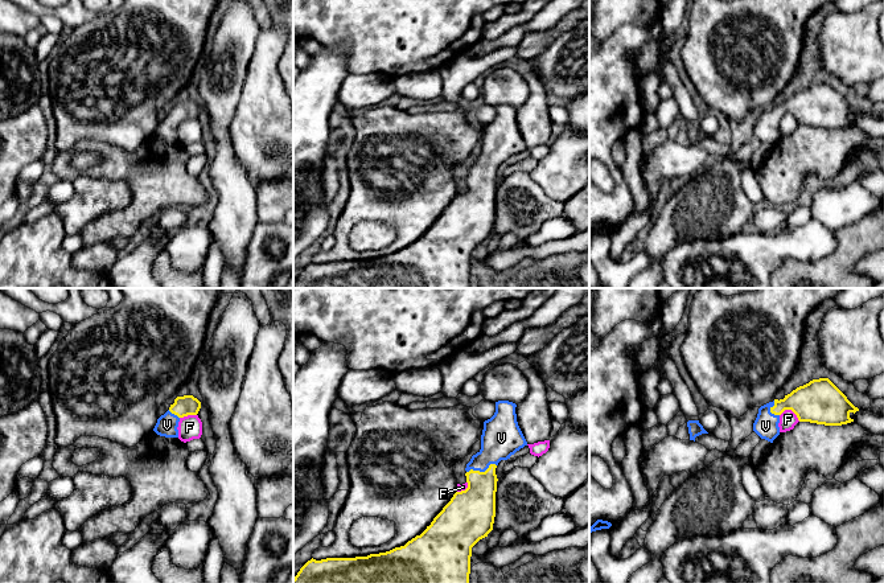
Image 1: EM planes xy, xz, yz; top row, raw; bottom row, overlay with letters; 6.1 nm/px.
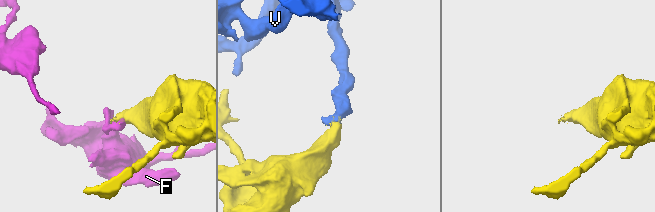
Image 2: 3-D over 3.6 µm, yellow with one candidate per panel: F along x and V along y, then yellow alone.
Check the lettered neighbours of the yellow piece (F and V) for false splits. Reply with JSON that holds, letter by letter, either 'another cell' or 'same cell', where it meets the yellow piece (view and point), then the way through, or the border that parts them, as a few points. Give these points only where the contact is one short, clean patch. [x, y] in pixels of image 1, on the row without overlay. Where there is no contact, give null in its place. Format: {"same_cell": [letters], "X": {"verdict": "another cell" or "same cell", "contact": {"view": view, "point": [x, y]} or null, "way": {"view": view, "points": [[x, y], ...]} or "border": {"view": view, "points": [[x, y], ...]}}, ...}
{"same_cell": ["V"], "F": {"verdict": "another cell", "contact": {"view": "yz", "point": [790, 113]}, "border": {"view": "yz", "points": [[780, 118], [790, 114], [800, 124]]}}, "V": {"verdict": "same cell", "contact": {"view": "xz", "point": [481, 176]}, "way": {"view": "xz", "points": [[471, 216], [481, 196], [481, 176], [482, 168], [501, 142]]}}}

